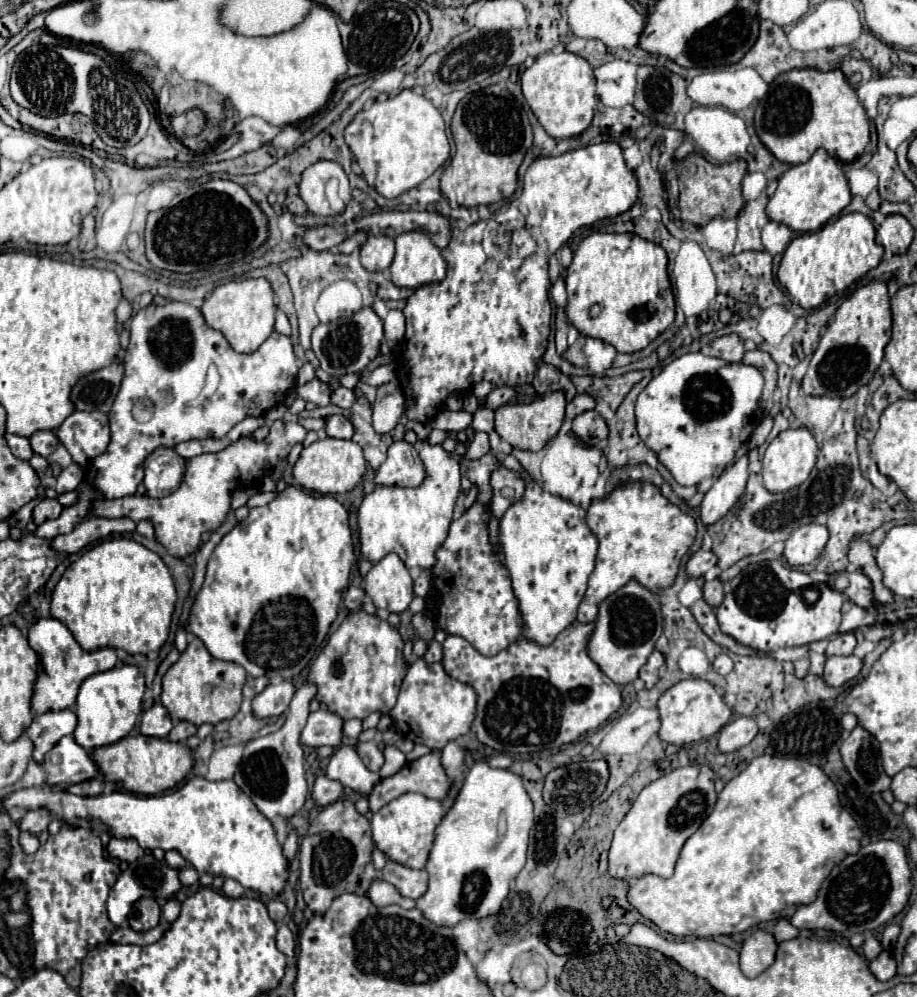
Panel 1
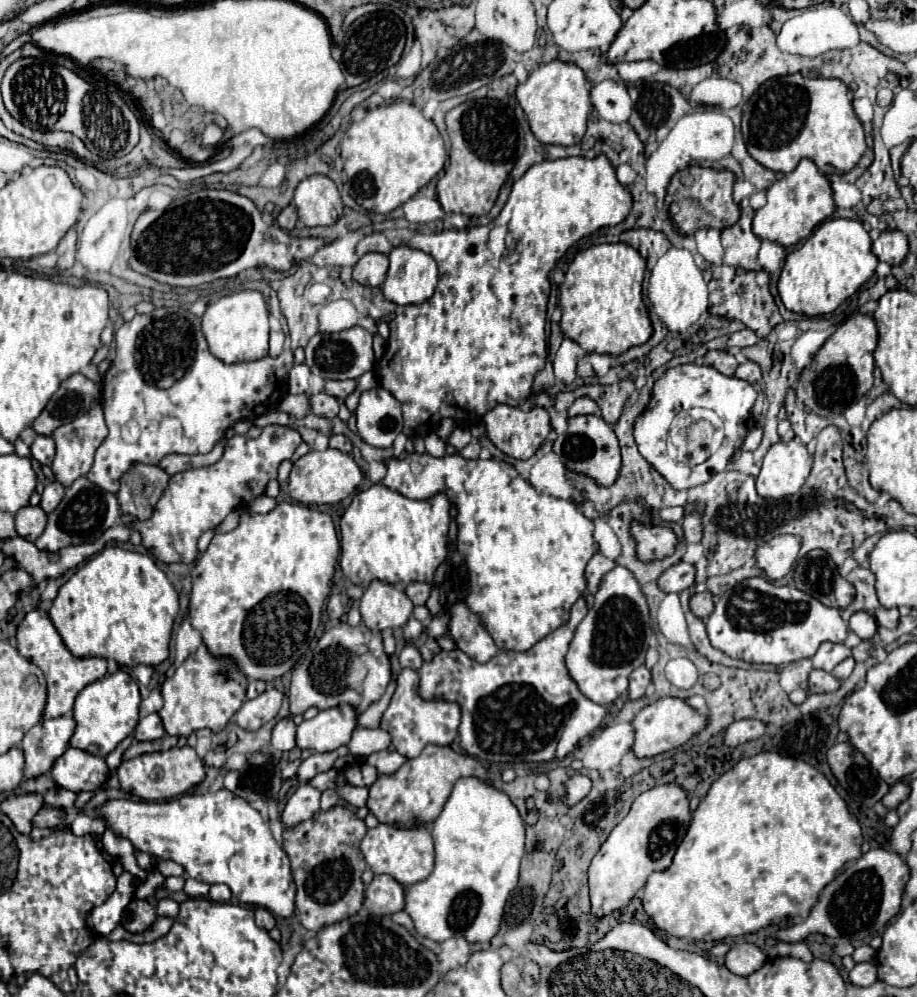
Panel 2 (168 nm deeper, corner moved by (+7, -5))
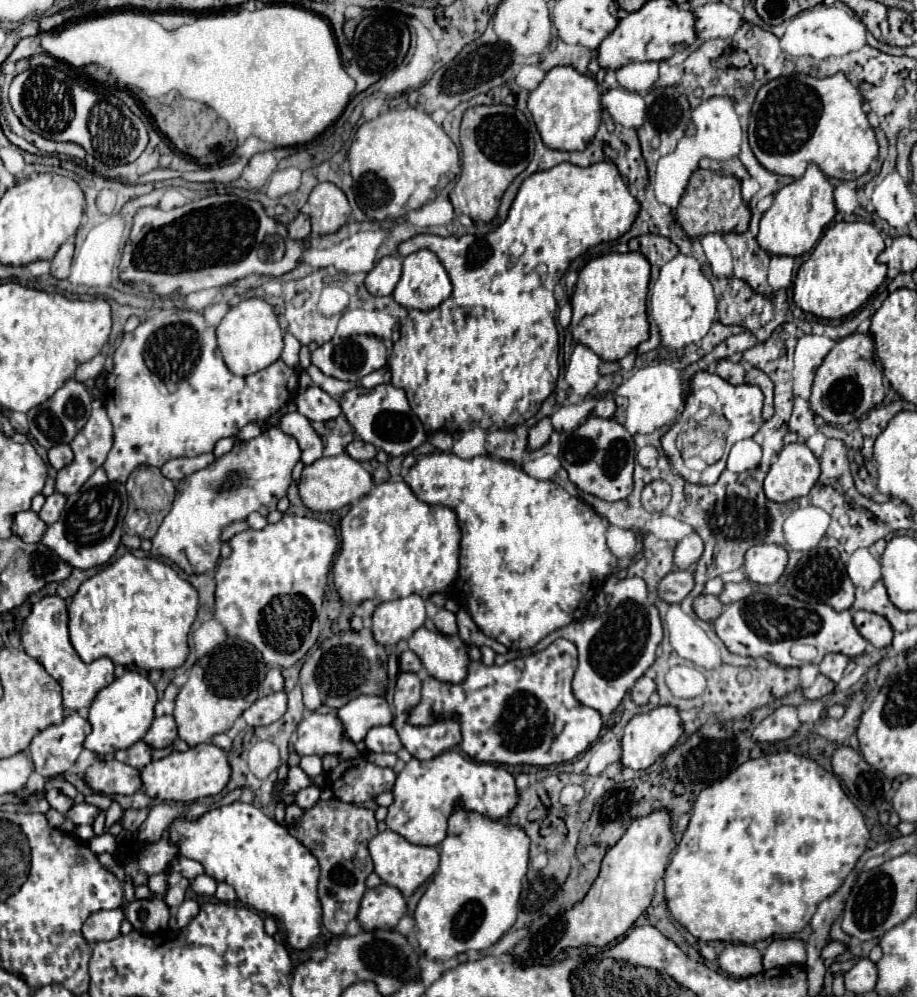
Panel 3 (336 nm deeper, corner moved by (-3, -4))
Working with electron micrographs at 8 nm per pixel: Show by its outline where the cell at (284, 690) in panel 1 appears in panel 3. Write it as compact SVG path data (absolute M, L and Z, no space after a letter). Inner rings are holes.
M279 691L279 693L271 693L267 697L257 699L243 713L243 719L251 727L261 727L261 725L271 725L277 719L281 719L285 711L287 711L287 695L285 695L285 691Z

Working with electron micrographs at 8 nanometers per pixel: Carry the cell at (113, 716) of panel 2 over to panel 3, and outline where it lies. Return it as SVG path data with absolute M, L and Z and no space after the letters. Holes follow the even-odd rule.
M125 671L123 677L115 679L111 685L103 687L95 695L89 707L89 723L93 731L85 739L85 749L95 751L101 757L107 757L119 749L127 749L133 743L141 741L143 735L147 733L147 727L151 727L153 723L155 703L157 703L157 691L149 683L149 679L137 671Z

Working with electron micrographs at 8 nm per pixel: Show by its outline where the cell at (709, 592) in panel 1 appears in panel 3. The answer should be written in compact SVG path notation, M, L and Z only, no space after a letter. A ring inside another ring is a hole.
M699 595L697 599L695 599L695 603L693 603L693 609L695 609L695 613L699 615L699 619L703 619L703 621L707 621L707 623L713 623L719 615L721 615L721 611L723 611L723 603L715 597L715 595Z

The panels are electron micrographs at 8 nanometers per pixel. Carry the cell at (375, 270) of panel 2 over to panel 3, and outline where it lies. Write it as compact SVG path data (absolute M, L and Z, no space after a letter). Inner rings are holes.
M395 255L383 257L367 273L365 287L371 295L391 295L401 277L401 259Z

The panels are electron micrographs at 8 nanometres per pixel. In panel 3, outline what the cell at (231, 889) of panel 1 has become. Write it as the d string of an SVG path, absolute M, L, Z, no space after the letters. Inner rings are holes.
M219 883L219 885L217 885L217 893L215 893L215 897L217 897L219 901L231 903L231 901L235 901L235 891L233 891L231 885L227 885L227 883Z

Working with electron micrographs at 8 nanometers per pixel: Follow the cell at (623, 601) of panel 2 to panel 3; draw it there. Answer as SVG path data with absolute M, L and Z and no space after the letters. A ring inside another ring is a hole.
M609 575L605 579L603 591L609 597L609 605L601 617L575 621L551 633L533 648L497 654L494 663L503 665L508 661L533 655L560 637L569 639L579 649L579 667L573 679L573 695L579 699L579 703L597 709L607 719L623 701L633 683L653 665L655 649L663 639L663 627L657 607L647 599L647 585L641 577L617 579L615 575Z

